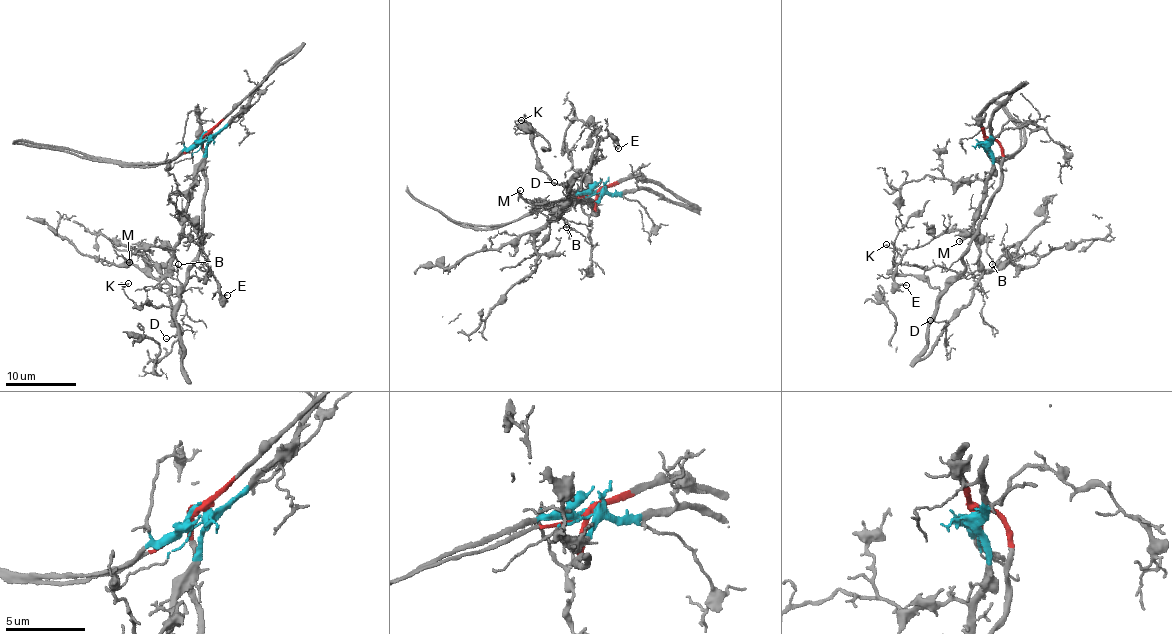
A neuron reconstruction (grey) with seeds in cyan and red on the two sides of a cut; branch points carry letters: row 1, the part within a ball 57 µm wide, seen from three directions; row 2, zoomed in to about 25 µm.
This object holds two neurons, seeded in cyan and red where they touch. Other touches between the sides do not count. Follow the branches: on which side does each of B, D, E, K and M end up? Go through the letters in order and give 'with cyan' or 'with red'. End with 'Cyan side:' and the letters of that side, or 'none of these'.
B: with cyan
D: with red
E: with cyan
K: with red
M: with cyan
Cyan side: B, E, M

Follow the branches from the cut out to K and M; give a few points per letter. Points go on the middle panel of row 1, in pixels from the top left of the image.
K: (598, 191), (594, 216), (593, 201), (578, 203), (554, 183), (531, 137), (514, 132), (522, 121)
M: (598, 191), (599, 198), (594, 203), (577, 200), (563, 208), (528, 201), (520, 196), (520, 190)

